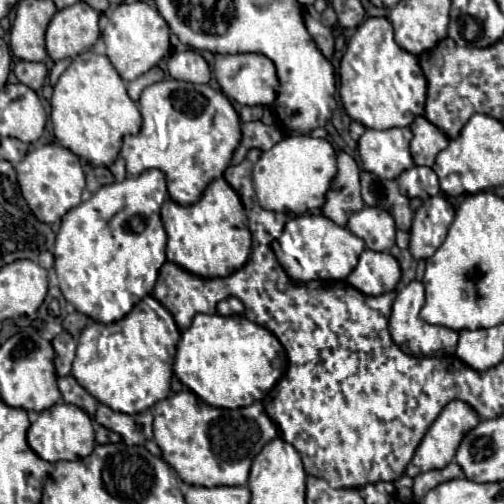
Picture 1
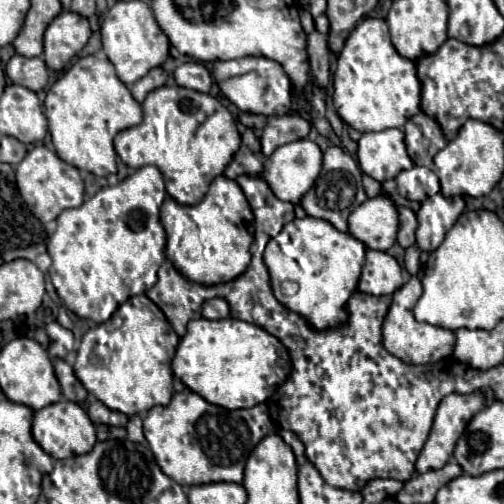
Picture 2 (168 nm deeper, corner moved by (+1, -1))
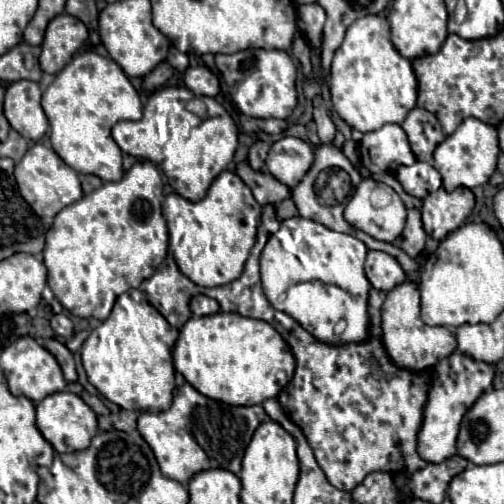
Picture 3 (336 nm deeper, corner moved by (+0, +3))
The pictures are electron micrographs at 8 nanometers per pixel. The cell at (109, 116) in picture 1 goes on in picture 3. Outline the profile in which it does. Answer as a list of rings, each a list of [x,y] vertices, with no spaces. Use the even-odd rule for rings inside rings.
[[[82,52],[76,54],[62,72],[56,74],[54,82],[42,94],[42,108],[50,120],[50,142],[54,152],[76,172],[80,174],[94,174],[102,182],[116,182],[122,178],[122,152],[118,144],[112,140],[110,130],[118,120],[138,120],[142,118],[142,102],[136,88],[130,84],[122,68],[112,60],[104,58],[96,52]]]

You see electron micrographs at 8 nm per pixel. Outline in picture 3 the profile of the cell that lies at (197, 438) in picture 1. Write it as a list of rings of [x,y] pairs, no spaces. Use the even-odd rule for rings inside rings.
[[[184,384],[176,390],[170,412],[140,412],[138,432],[152,448],[162,474],[178,482],[188,482],[196,472],[208,468],[224,468],[238,474],[242,454],[264,418],[266,412],[262,406],[228,406],[204,398],[190,384]]]

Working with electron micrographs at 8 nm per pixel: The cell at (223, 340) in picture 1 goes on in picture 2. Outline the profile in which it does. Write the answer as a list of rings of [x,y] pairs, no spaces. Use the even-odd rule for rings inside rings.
[[[199,318],[189,322],[187,334],[181,338],[173,358],[173,374],[187,388],[227,410],[253,408],[255,404],[265,402],[273,390],[267,382],[269,376],[277,374],[283,380],[289,372],[291,360],[287,348],[263,328],[237,318]]]

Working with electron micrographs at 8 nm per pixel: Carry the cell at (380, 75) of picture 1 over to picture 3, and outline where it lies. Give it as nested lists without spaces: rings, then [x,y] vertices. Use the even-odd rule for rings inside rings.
[[[368,14],[358,18],[352,26],[348,26],[342,46],[336,50],[332,68],[330,68],[330,98],[338,116],[360,132],[380,130],[384,124],[402,124],[406,114],[416,106],[416,90],[418,82],[414,78],[414,70],[410,60],[400,56],[390,42],[390,24],[382,14]]]

